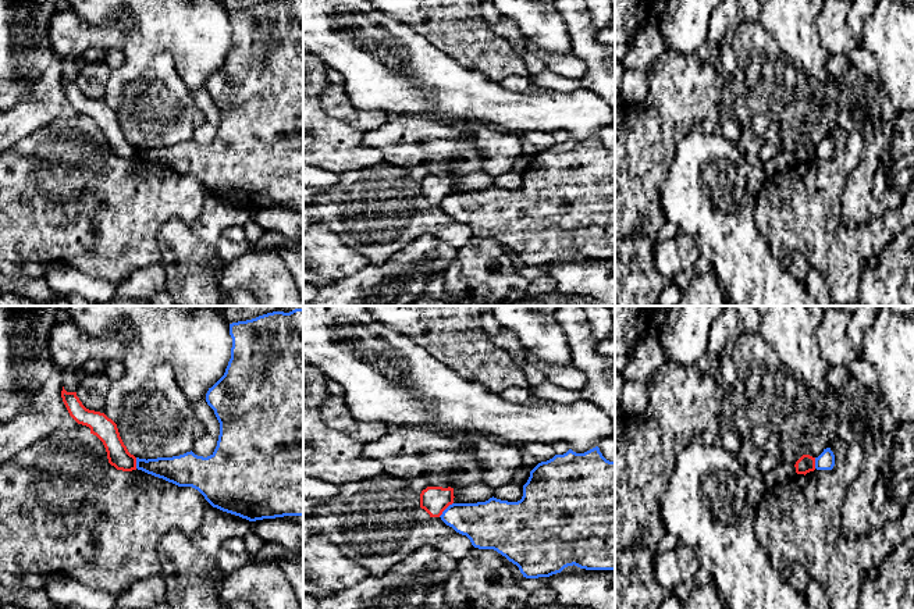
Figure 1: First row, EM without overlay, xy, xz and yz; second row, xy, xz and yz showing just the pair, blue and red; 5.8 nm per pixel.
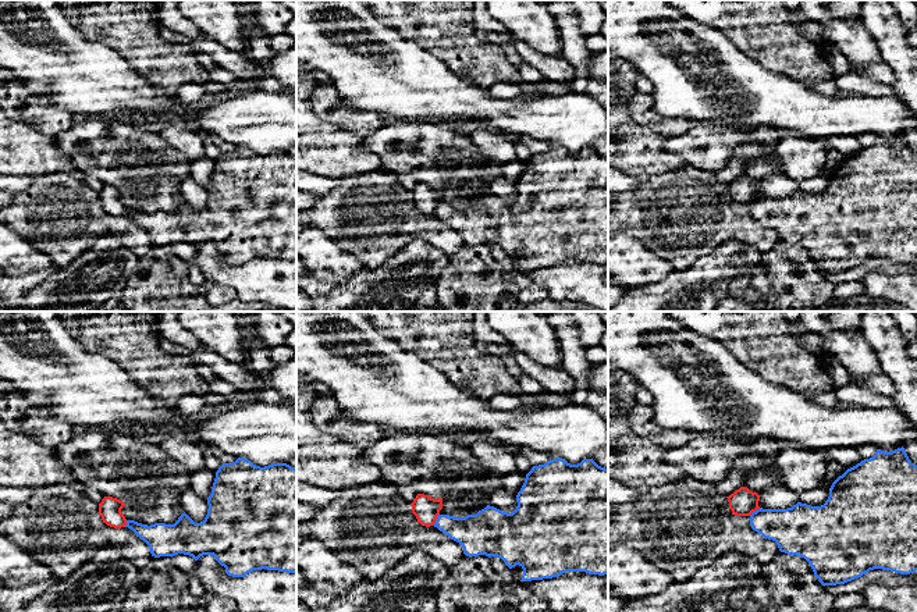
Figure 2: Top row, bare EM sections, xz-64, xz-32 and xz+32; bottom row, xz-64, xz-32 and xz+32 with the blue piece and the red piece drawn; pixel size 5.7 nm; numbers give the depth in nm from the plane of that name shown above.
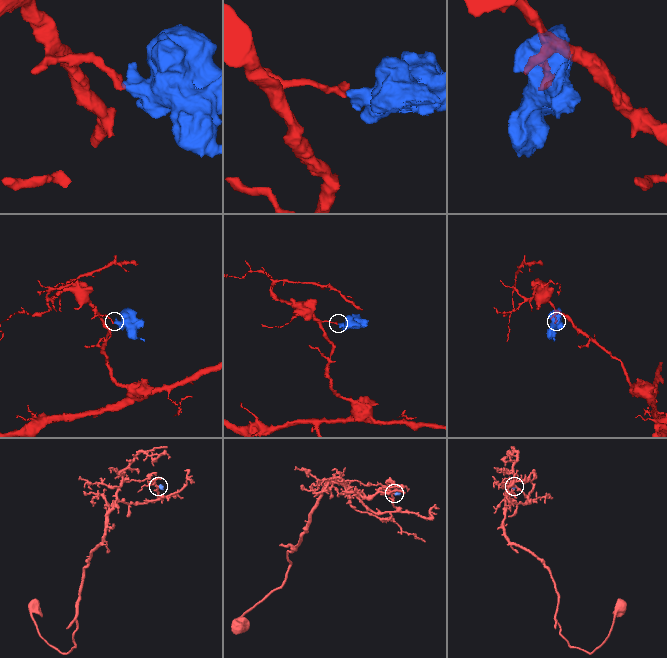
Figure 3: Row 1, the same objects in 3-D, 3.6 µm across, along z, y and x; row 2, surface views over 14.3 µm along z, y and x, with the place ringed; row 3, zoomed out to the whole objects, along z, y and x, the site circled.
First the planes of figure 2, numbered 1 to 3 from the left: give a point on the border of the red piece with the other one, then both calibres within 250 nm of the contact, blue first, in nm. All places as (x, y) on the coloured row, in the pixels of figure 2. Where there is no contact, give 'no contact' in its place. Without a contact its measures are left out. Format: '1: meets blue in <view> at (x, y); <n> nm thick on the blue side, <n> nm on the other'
1: meets blue in xz-64 at (127, 523); 190 nm thick on the blue side, 130 nm on the other
2: meets blue in xz-32 at (437, 519); 240 nm thick on the blue side, 150 nm on the other
3: meets blue in xz+32 at (756, 511); 260 nm thick on the blue side, 160 nm on the other

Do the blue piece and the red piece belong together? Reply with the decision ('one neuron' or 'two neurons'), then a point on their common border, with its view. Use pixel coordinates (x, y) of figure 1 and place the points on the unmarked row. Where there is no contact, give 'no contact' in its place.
two neurons; contact xz (445, 198)

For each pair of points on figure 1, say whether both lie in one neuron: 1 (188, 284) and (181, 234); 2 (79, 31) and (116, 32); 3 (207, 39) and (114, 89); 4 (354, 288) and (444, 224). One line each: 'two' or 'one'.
1: one
2: one
3: one
4: two

